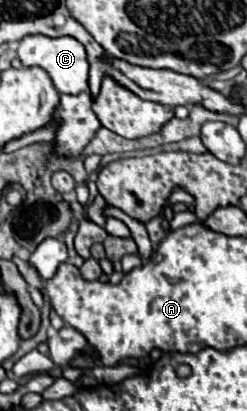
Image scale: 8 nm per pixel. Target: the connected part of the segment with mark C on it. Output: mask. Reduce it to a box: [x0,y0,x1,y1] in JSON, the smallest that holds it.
[18,36,90,94]

